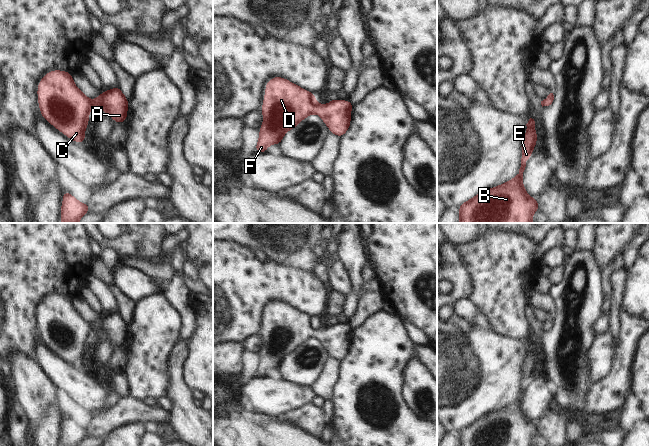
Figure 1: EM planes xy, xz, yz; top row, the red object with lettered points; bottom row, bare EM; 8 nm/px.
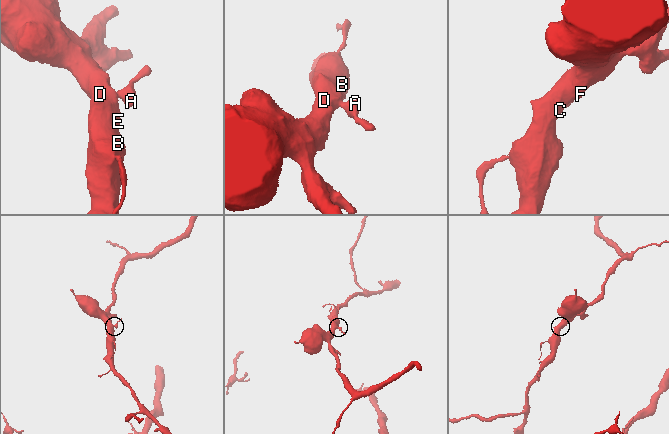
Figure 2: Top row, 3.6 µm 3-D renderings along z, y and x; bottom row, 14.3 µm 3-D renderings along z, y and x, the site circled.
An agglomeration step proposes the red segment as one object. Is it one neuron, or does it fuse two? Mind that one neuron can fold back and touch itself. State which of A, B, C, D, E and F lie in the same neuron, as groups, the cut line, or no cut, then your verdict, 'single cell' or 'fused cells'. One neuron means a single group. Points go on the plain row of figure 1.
A B C D E F | no cut | single cell

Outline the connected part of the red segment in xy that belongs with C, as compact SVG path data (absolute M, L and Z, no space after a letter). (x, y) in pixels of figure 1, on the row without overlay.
M51 294L45 298L39 305L37 321L41 340L70 364L79 368L85 368L85 354L89 349L89 339L93 331L100 331L116 348L127 345L129 324L118 310L104 314L92 324L77 311L72 298L64 294Z

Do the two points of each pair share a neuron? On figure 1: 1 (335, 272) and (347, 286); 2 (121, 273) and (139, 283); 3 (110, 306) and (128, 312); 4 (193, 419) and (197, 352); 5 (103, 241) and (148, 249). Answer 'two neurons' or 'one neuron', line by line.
1: one neuron
2: one neuron
3: two neurons
4: two neurons
5: one neuron

